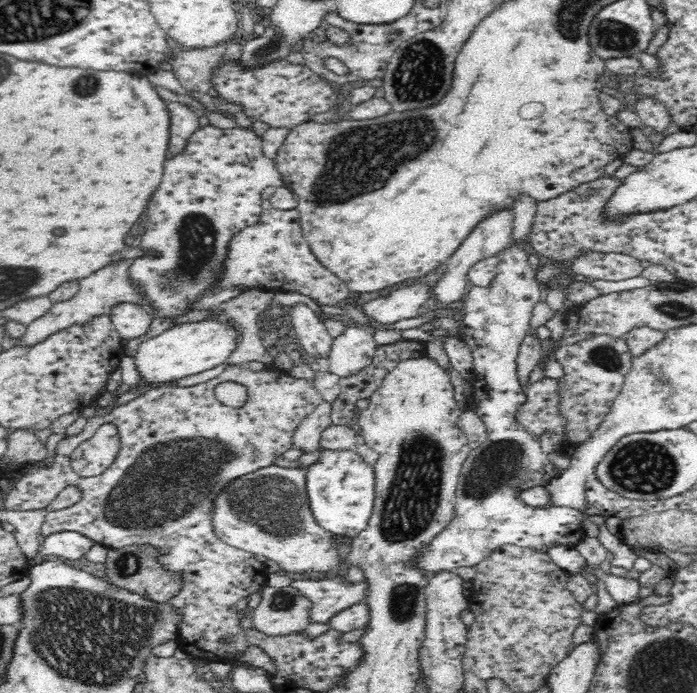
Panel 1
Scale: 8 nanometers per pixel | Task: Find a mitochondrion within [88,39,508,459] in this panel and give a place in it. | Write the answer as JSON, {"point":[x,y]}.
{"point":[363,159]}

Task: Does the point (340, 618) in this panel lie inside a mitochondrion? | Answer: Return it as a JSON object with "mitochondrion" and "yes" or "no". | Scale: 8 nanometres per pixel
{"mitochondrion":"no"}

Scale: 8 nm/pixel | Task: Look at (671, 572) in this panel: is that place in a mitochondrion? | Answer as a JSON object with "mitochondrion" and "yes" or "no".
{"mitochondrion":"no"}

